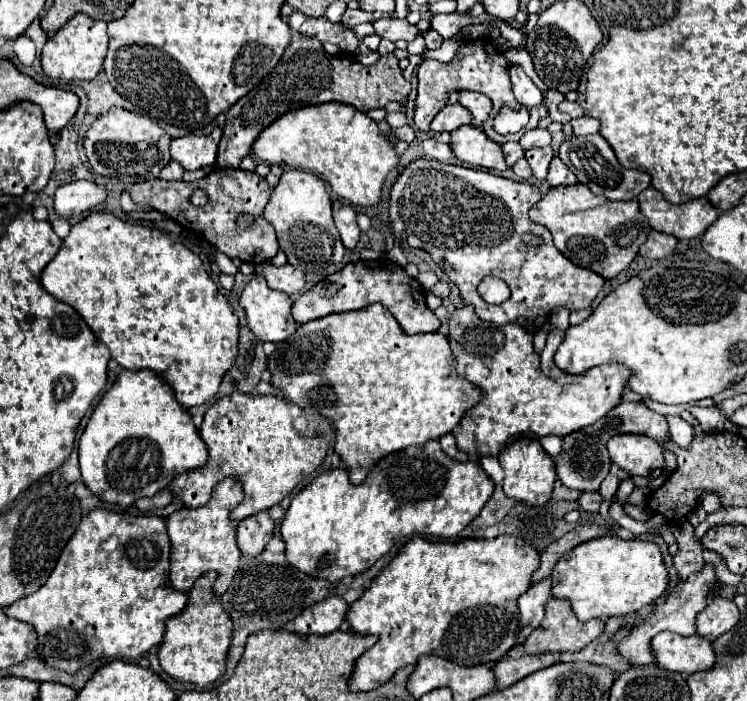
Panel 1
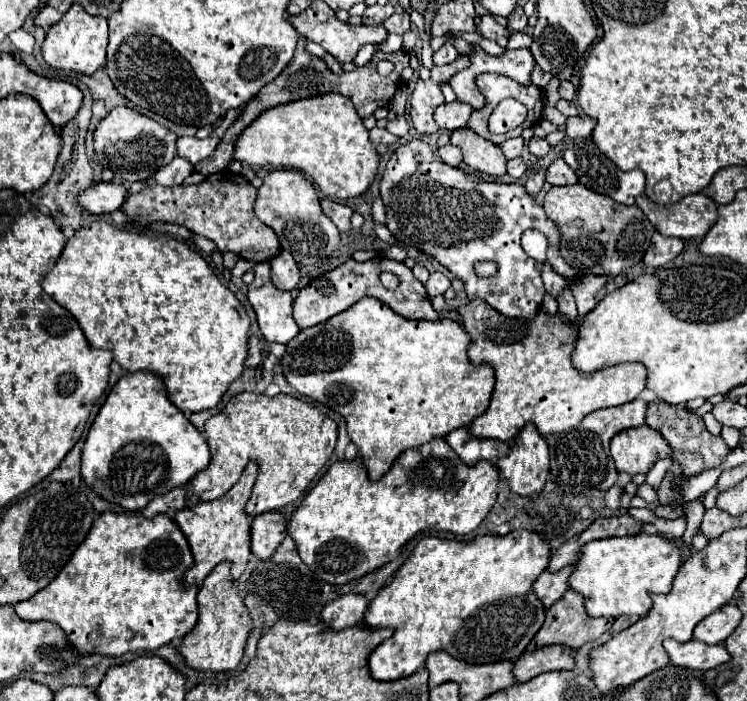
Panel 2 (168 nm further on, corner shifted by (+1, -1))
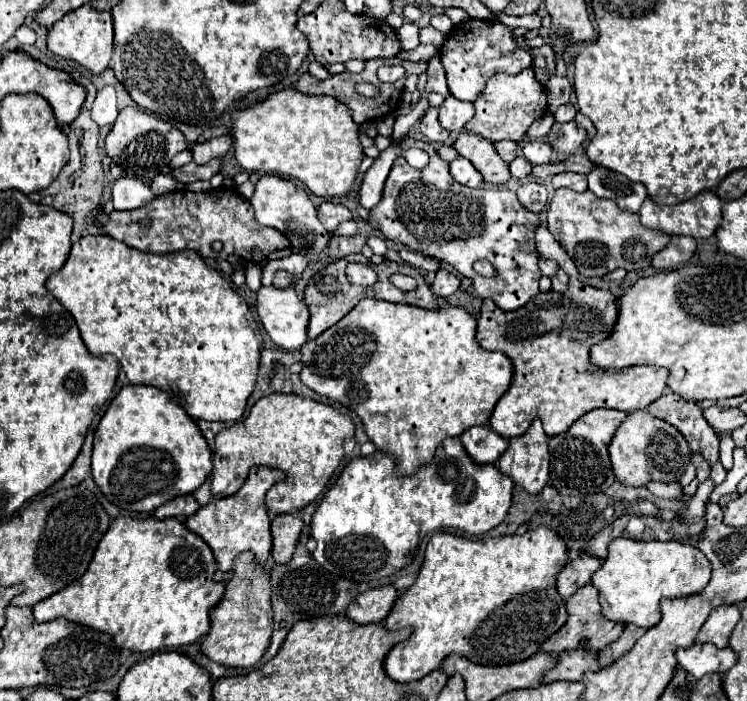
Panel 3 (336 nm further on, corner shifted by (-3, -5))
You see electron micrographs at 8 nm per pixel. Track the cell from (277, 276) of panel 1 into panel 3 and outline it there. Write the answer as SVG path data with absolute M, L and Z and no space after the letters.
M277 271L277 273L275 273L273 287L277 287L277 289L287 289L287 287L291 287L293 283L295 283L295 279L293 279L293 275L291 275L289 271Z

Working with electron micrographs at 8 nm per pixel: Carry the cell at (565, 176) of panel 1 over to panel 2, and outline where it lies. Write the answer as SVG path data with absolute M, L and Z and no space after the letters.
M555 159L547 167L545 179L551 185L573 185L573 183L577 183L577 175L571 171L571 167L567 163L563 163L563 159Z

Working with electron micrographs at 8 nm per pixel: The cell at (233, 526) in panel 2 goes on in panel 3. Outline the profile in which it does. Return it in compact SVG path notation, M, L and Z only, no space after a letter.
M253 467L249 471L247 481L243 483L243 487L235 495L229 495L223 499L211 499L195 515L185 519L185 525L193 533L197 533L201 539L205 539L205 543L211 547L211 551L217 559L217 573L215 573L217 581L229 579L229 571L233 567L233 557L243 553L243 551L253 551L257 565L263 565L269 559L269 553L271 553L271 531L269 531L271 521L269 521L263 499L265 499L267 489L273 483L281 481L283 477L285 475L279 469Z

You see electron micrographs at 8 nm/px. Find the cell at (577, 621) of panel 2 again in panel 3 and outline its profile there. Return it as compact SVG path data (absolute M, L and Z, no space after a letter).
M585 585L567 601L567 621L565 621L565 627L561 627L561 631L557 631L557 635L551 635L541 645L541 649L545 653L561 653L565 649L581 649L581 647L587 649L587 651L601 651L605 645L609 645L611 641L615 641L621 635L623 627L625 627L623 623L607 621L601 615L597 589L593 585Z

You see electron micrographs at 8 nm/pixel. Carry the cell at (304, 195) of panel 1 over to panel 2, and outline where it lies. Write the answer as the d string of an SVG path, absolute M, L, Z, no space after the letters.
M293 169L271 171L263 179L263 185L259 187L255 215L261 223L269 225L277 233L281 249L289 251L301 269L301 281L291 291L293 295L297 295L299 289L303 289L311 279L319 277L321 273L327 271L327 267L331 267L329 265L331 255L339 249L339 231L337 227L333 227L333 221L325 217L325 213L321 211L319 195L313 183L305 179L299 171Z

